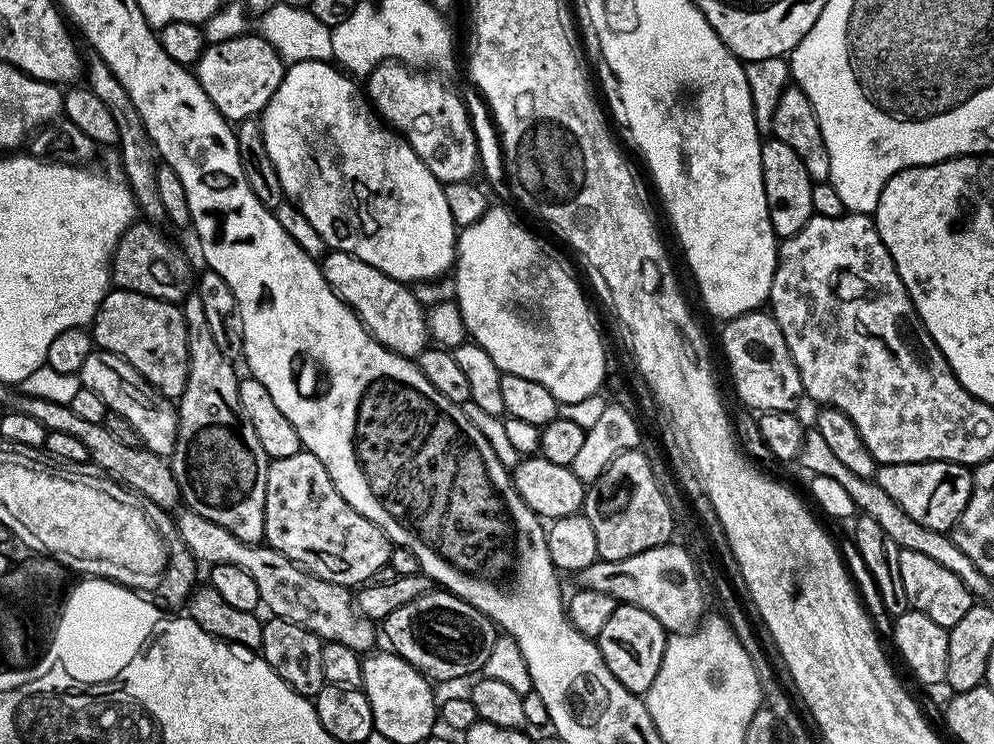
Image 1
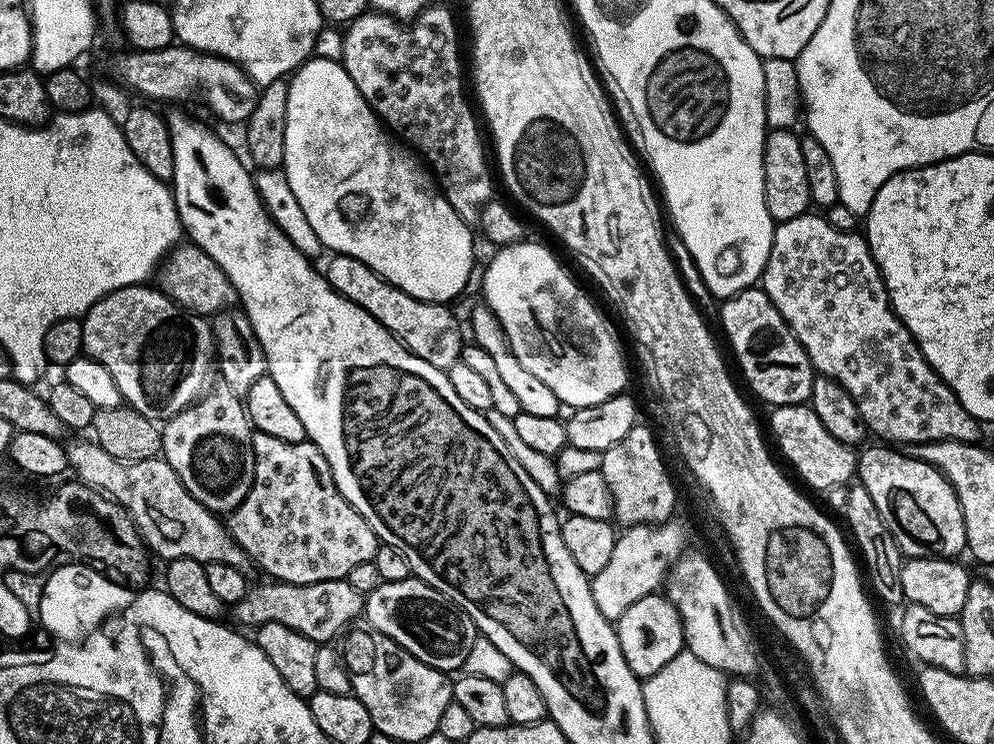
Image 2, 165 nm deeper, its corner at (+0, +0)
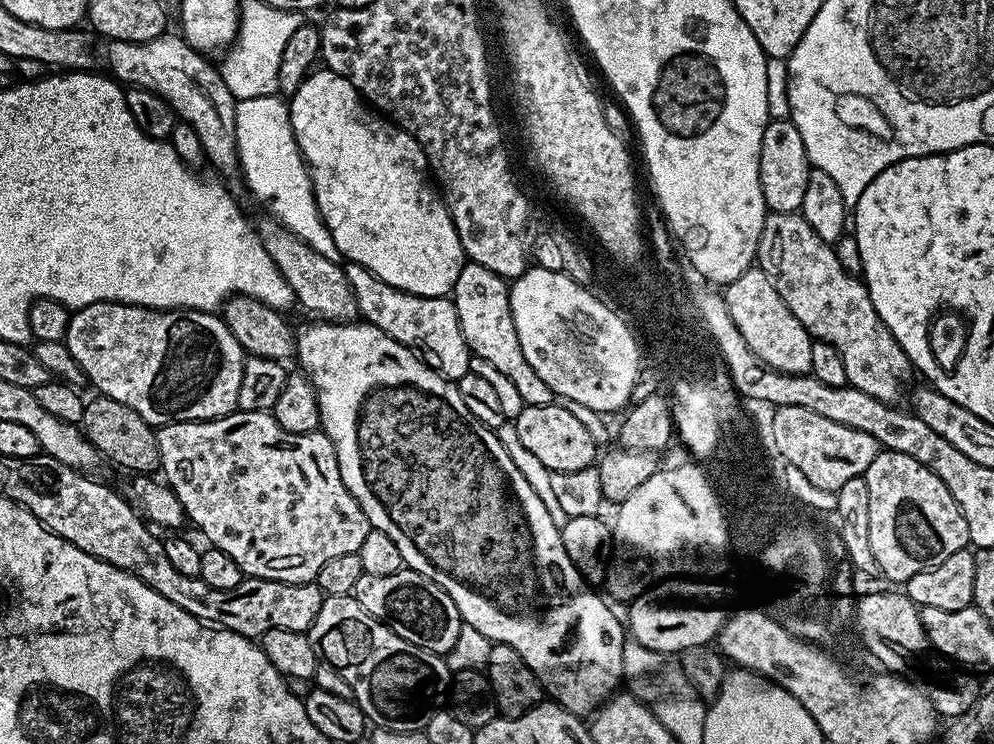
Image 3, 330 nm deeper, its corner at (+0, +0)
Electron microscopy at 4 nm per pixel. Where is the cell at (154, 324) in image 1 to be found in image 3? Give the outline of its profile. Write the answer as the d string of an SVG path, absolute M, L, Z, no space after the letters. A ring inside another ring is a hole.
M103 300L97 304L87 304L84 308L77 308L69 315L68 329L63 342L74 362L78 362L78 366L84 371L87 383L89 385L92 383L99 395L114 398L114 402L122 402L122 406L130 406L130 410L142 414L145 422L153 426L177 424L187 420L216 420L220 416L228 416L231 412L237 411L236 395L246 353L238 338L230 334L228 325L216 312L199 312L196 308L143 308L137 304L118 304L111 300Z

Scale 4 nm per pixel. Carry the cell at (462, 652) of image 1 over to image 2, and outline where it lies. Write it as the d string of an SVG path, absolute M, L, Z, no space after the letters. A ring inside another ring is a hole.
M415 578L381 582L367 593L363 615L368 616L367 623L371 627L398 642L398 646L414 654L418 662L426 662L426 666L445 674L456 674L463 669L466 656L473 649L478 635L475 622L458 605Z

